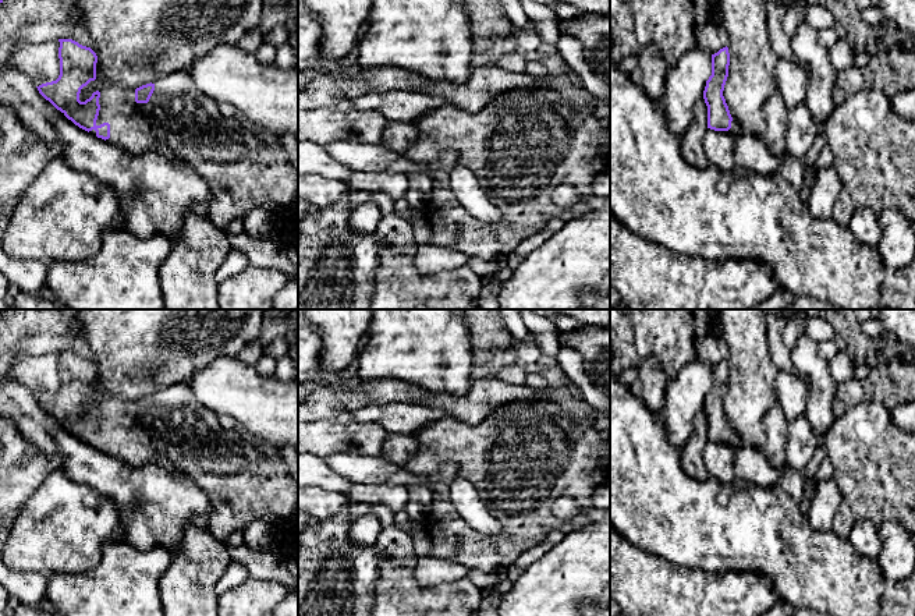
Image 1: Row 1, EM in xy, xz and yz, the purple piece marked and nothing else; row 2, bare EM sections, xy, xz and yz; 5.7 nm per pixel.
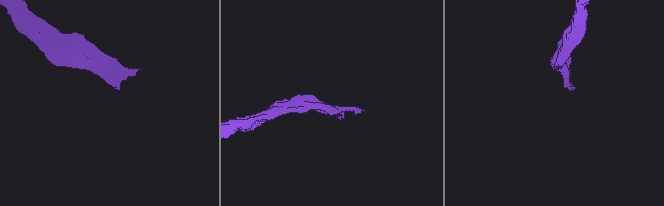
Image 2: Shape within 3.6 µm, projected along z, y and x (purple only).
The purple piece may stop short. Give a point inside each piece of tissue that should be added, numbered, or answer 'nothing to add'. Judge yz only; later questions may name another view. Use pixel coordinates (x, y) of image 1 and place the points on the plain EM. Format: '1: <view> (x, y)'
1: yz (734, 442)

